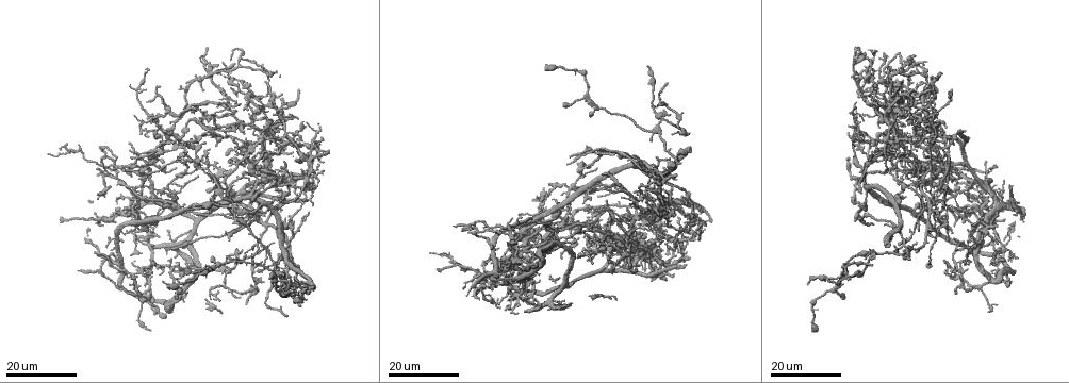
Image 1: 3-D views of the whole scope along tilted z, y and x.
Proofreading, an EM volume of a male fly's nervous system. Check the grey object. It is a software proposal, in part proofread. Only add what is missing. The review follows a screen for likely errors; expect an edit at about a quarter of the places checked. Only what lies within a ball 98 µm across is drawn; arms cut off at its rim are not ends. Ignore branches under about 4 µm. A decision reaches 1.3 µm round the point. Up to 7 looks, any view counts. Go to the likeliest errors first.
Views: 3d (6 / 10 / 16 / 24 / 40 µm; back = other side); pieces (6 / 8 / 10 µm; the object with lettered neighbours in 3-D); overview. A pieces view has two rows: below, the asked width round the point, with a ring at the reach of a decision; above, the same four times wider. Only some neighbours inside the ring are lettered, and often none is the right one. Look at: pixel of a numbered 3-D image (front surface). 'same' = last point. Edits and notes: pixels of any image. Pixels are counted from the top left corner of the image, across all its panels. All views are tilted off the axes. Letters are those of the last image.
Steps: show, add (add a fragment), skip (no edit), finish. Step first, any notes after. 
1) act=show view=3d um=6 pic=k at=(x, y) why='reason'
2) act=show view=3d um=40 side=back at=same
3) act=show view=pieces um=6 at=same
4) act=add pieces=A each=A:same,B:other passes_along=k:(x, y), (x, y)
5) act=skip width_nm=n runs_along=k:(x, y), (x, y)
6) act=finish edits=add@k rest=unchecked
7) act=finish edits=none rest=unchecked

act=show view=3d um=24 pic=1 at=(898, 184) why='free end'

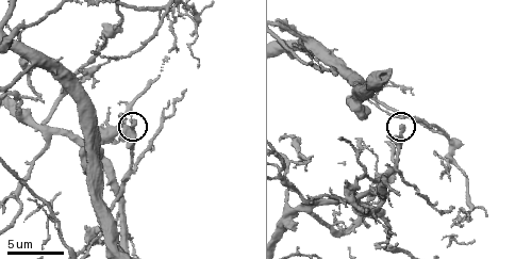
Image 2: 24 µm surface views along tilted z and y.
act=show view=pieces um=6 pic=2 at=(135, 123)

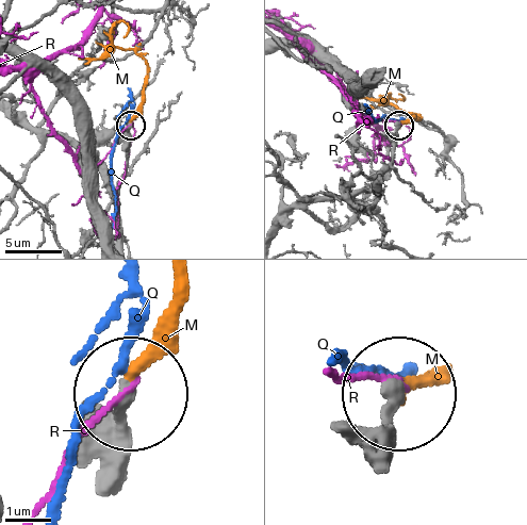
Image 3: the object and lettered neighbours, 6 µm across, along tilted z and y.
act=skip each=M:other,Q:other,R:other found='no lettered fragment goes on from it'

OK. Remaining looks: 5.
act=show view=3d um=24 pic=1 at=(633, 198) why='branch stops here'

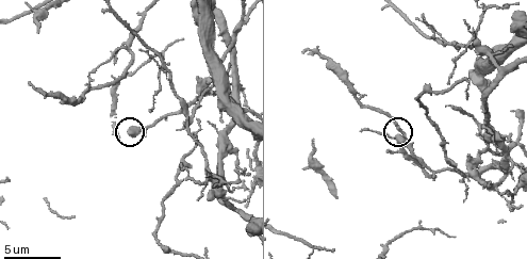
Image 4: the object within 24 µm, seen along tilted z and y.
act=show view=pieces um=6 pic=4 at=(397, 138)

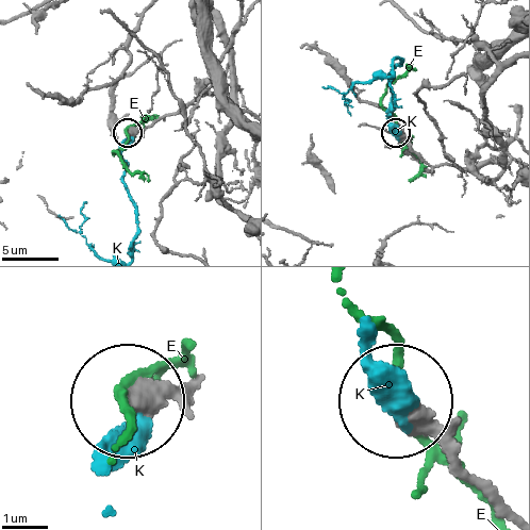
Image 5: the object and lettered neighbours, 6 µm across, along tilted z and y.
act=skip width_nm=480 each=E:other,K:other found='none of them fits'

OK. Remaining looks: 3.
act=show view=3d um=16 pic=1 at=(900, 119) why='end of a long branch'

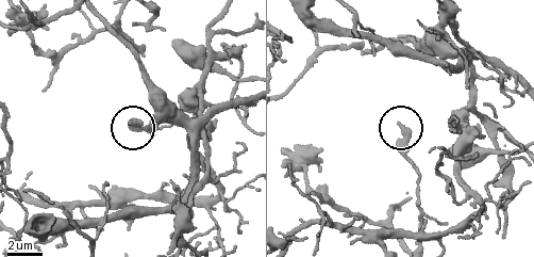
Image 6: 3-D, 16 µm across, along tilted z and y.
act=show view=pieces um=10 pic=6 at=(399, 124)

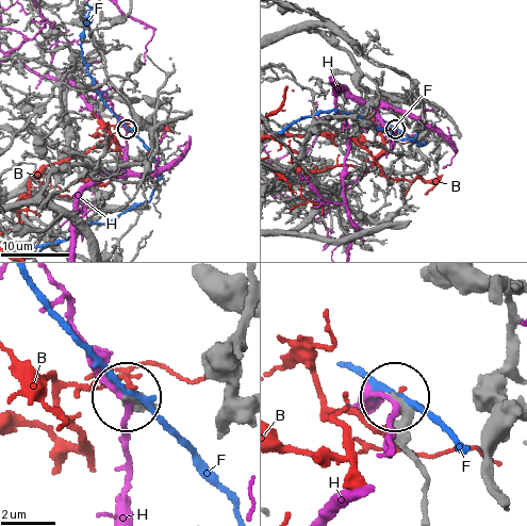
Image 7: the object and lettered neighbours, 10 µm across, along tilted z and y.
act=skip width_nm=320 each=B:other,F:other,H:other runs_along=7:(423, 508), (423, 471), (396, 397) found='none of them fits'

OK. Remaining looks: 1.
act=finish edits=none rest=unchecked

